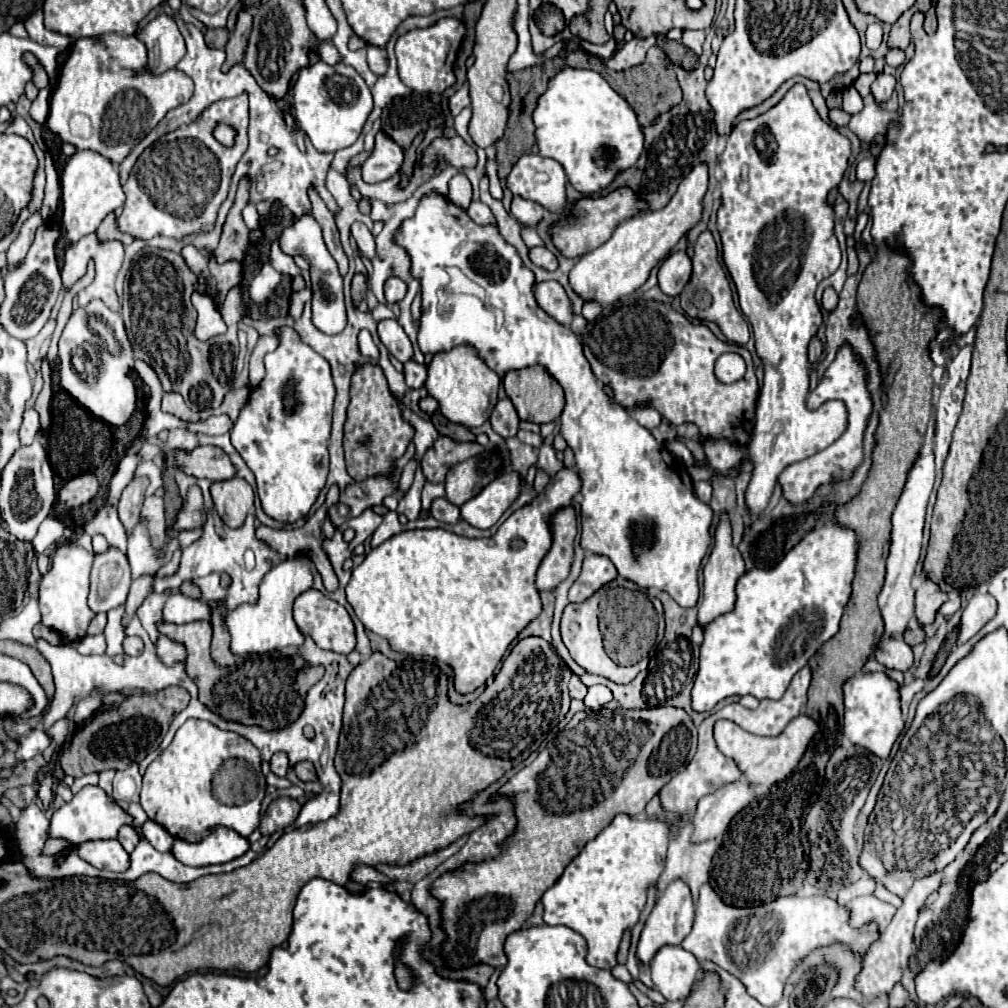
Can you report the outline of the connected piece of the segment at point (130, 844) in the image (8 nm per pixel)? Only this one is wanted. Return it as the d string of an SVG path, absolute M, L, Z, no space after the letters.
M123 825L123 827L119 829L117 841L123 845L123 849L125 849L127 853L131 853L131 851L137 847L139 839L141 839L141 837L139 837L137 829L133 829L133 827L129 827L129 825Z

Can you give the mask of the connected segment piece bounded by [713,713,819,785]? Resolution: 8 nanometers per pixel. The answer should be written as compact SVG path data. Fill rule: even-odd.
M801 713L799 717L791 719L787 723L787 727L777 737L751 735L751 733L743 731L739 725L735 725L727 719L719 719L715 723L713 737L715 737L715 743L717 743L719 751L725 757L733 757L739 763L741 771L745 773L745 779L751 785L773 785L777 781L783 781L799 765L805 749L809 747L811 739L817 735L817 731L819 731L817 721L811 719L809 715Z

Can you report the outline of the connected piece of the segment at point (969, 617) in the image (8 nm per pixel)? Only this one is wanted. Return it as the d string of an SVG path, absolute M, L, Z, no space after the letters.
M983 588L979 589L971 599L971 603L965 607L961 623L959 623L959 643L969 641L997 611L997 603L991 595L987 595L987 591Z

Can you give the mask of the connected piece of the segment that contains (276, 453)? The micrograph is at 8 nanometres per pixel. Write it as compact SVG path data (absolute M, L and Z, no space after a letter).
M291 327L281 329L281 343L273 353L265 355L265 369L265 379L251 391L247 405L243 407L237 423L231 429L231 443L257 479L257 495L263 511L275 521L295 523L309 513L319 491L325 485L325 477L329 471L327 443L331 431L335 387L329 363L321 355L311 353L307 345L293 337Z

